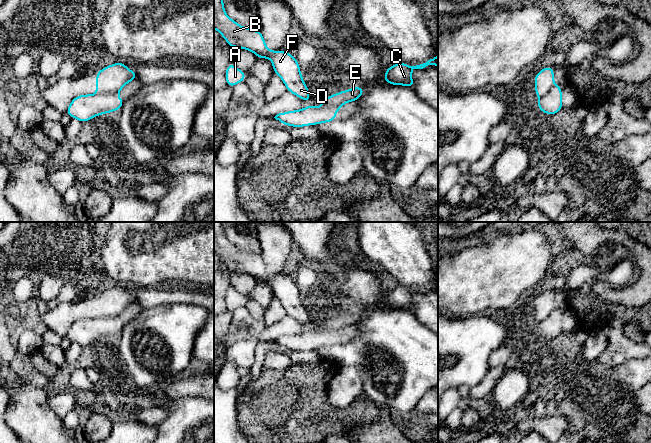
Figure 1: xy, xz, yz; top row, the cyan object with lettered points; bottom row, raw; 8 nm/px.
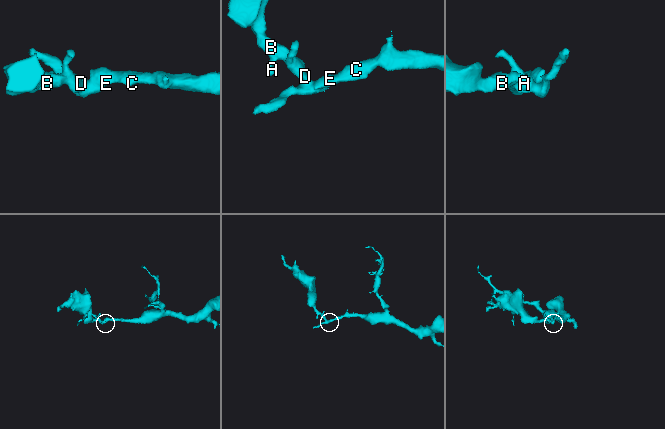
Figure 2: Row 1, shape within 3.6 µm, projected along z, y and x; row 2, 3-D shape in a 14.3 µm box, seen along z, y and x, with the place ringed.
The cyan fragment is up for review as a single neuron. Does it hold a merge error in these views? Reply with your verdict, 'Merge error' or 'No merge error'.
No merge error

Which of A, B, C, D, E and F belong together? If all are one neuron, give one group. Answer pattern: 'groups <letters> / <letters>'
groups A B C D E F

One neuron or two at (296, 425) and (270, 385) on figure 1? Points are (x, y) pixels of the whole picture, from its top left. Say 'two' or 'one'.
one

